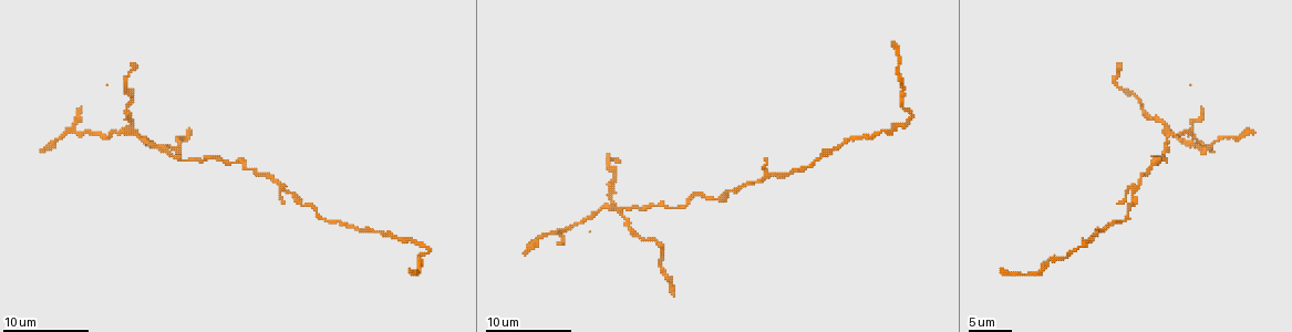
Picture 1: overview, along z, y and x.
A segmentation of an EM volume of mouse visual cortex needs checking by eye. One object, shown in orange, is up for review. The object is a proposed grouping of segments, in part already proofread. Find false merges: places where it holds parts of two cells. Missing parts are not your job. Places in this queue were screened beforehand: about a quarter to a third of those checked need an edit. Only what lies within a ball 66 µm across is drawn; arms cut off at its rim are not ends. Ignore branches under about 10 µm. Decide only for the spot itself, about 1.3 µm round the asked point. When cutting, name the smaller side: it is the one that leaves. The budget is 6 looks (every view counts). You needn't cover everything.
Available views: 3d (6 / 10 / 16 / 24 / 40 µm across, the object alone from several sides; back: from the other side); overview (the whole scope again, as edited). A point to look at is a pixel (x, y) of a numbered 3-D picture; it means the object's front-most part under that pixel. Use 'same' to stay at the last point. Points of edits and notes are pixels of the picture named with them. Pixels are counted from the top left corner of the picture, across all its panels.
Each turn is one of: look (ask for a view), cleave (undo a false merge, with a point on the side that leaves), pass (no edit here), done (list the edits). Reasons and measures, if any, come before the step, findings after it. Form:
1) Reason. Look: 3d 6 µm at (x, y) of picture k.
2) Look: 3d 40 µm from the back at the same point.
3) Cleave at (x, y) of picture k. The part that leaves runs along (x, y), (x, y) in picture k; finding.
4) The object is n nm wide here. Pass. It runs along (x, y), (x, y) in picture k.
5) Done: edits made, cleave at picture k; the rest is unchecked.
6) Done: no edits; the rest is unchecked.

Side arm on a straight run. Look: 3d 6 µm at (1171, 133) of picture 1.

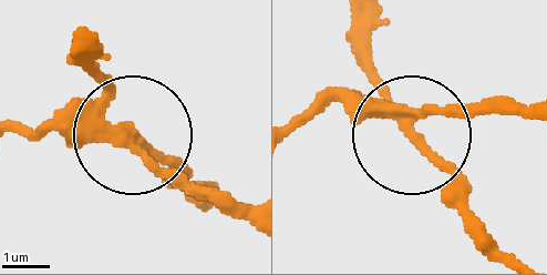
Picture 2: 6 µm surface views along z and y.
The object is 200 nm wide here. Pass. It runs along (522, 108), (450, 108), (414, 135), (482, 223) in picture 2; one cell here.

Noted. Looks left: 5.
Thick turns thin. Look: 3d 6 µm at (1166, 158) of picture 1.

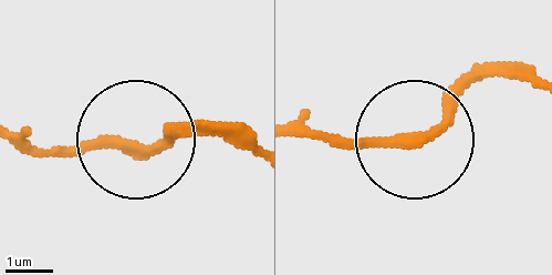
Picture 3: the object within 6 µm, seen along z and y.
From behind. Look: 3d 6 µm from the back at (399, 141) of picture 3.

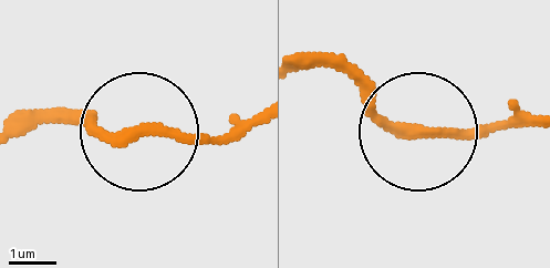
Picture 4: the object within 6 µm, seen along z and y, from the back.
The object is 220 nm wide here. Pass. It runs along (26, 130), (121, 137), (168, 125), (205, 137), (260, 125) in picture 4; one cell here.

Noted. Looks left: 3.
Look: 3d 6 µm at (233, 163) of picture 1.

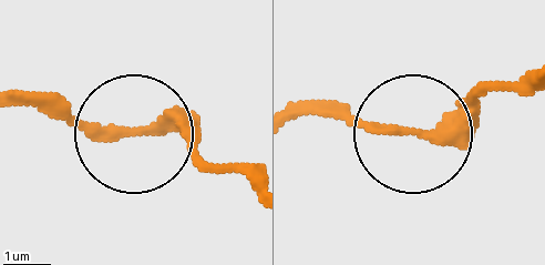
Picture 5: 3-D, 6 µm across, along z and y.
Pass. It runs along (530, 74), (434, 134), (374, 134), (291, 110) in picture 5; all the same cell.

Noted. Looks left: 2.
Done: no edits; the rest is unchecked.

